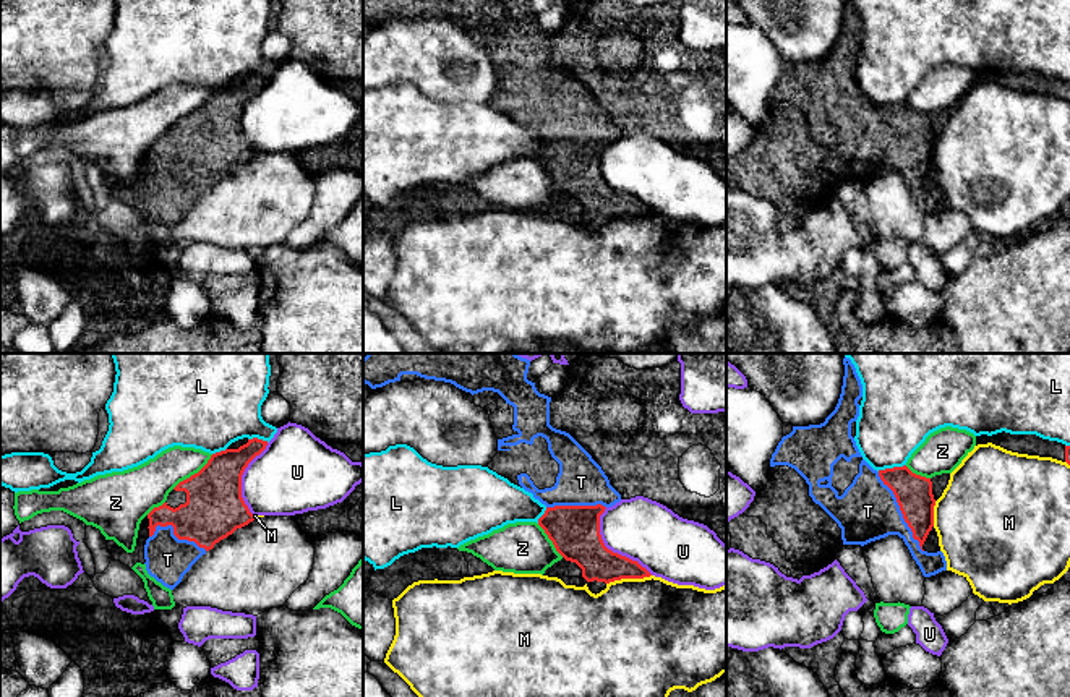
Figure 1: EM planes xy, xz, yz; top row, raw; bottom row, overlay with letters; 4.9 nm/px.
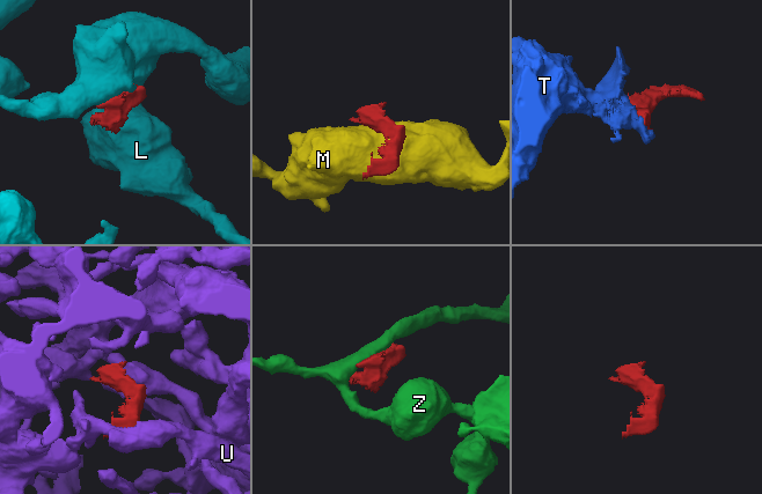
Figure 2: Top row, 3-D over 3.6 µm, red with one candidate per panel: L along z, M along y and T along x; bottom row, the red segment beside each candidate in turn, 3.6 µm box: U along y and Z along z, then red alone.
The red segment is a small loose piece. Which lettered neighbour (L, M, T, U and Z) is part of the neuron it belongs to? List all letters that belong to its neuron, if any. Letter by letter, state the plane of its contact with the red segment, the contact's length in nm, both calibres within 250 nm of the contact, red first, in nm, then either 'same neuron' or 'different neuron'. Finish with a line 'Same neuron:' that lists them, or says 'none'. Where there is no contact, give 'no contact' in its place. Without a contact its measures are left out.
L: meets red in yz; contact 150 nm long; 180 nm thick on the red side, 360 nm on the other; different neuron
M: meets red in xz; contact 220 nm long; 180 nm thick on the red side, 480 nm on the other; different neuron
T: meets red in yz; contact 460 nm long; 180 nm thick on the red side, 300 nm on the other; same neuron
U: meets red in xz; contact 400 nm long; 260 nm thick on the red side, 320 nm on the other; different neuron
Z: meets red in xy; contact 260 nm long; 300 nm thick on the red side, 220 nm on the other; different neuron
Same neuron: T

